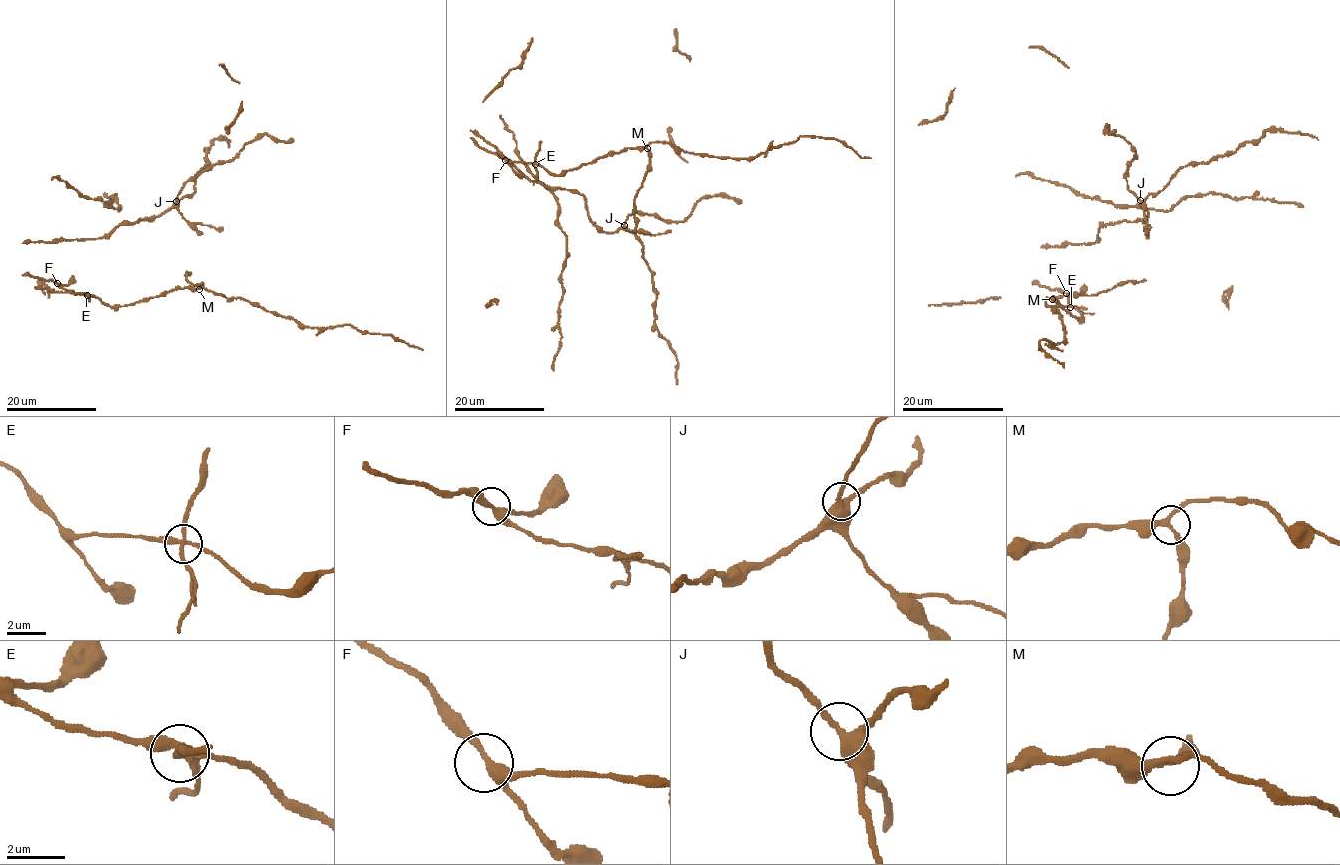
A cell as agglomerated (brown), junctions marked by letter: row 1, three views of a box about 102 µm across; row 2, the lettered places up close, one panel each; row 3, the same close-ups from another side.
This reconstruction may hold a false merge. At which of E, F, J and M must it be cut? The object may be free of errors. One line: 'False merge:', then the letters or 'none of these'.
False merge: E

